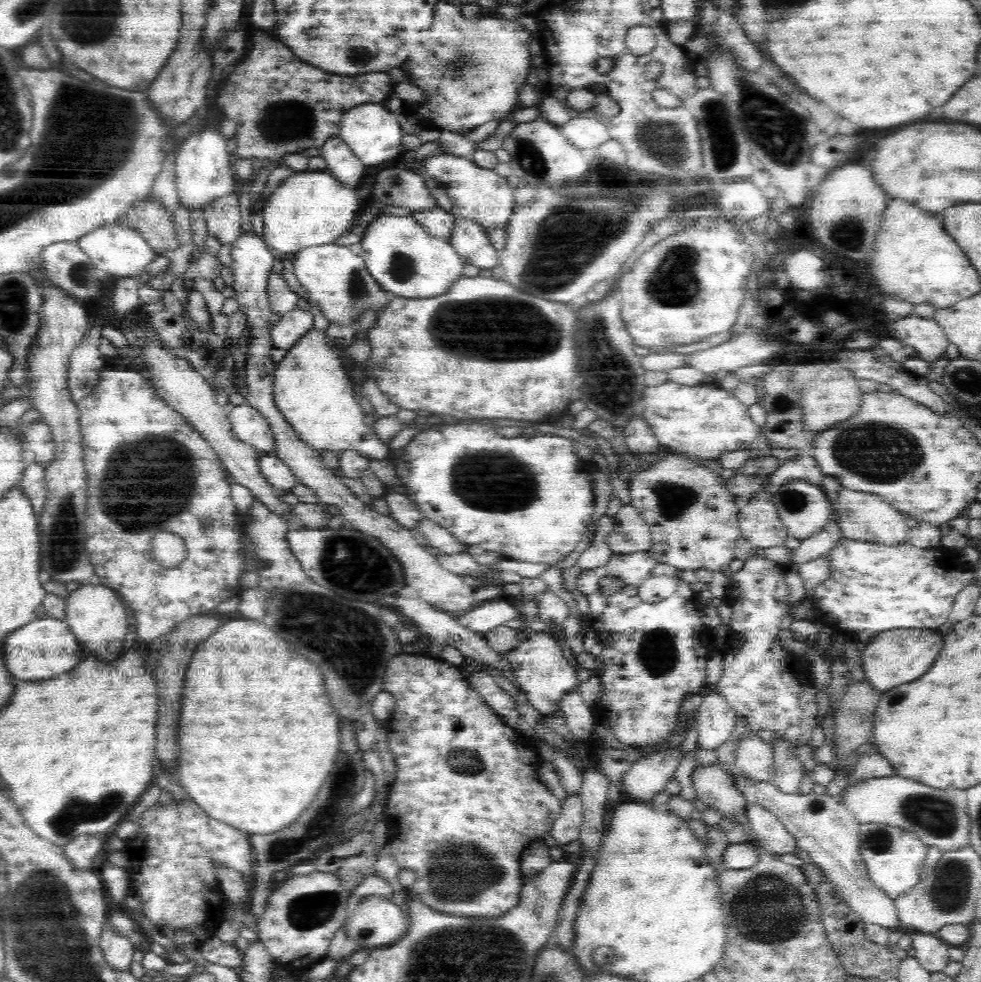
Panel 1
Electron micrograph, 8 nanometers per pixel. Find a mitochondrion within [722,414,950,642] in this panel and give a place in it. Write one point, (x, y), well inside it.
(876, 451)

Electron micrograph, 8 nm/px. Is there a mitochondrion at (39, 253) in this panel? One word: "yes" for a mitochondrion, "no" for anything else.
no

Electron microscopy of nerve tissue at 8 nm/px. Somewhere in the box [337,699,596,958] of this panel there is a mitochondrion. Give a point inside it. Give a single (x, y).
(452, 869)

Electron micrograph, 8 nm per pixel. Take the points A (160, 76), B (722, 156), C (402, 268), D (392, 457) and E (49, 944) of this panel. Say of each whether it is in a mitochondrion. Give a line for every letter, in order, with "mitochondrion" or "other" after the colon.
A: other
B: mitochondrion
C: mitochondrion
D: other
E: mitochondrion

